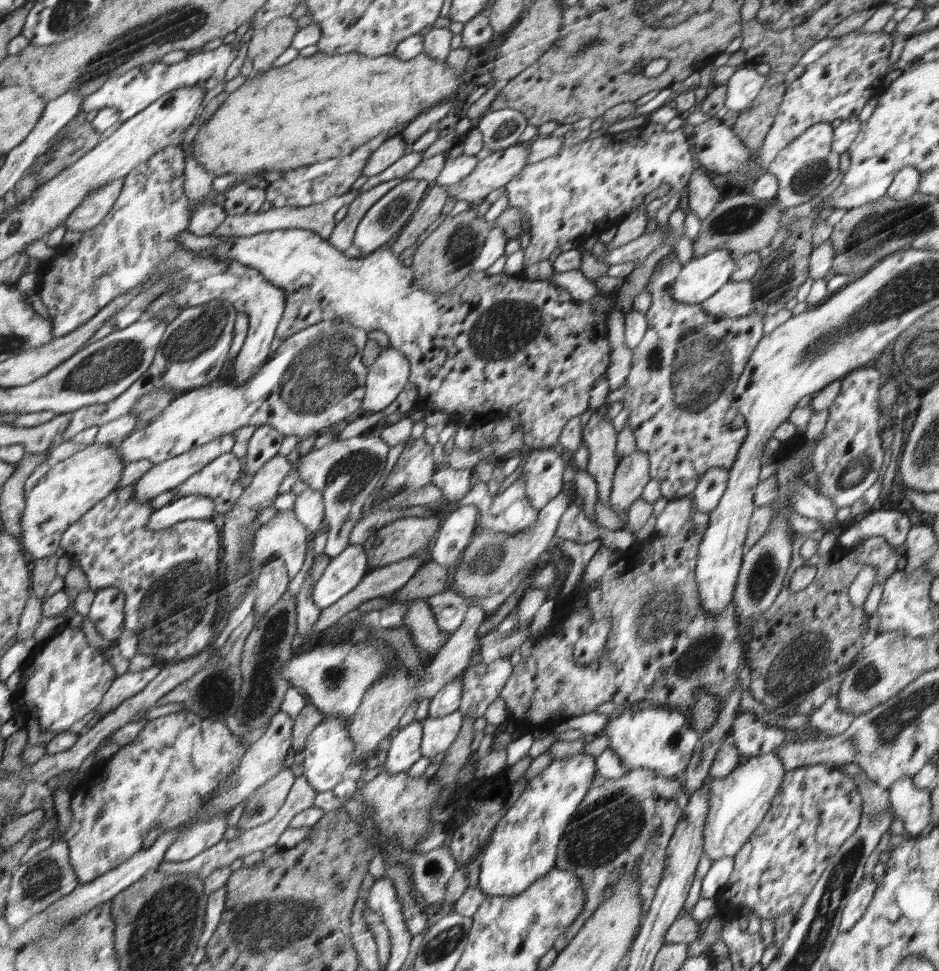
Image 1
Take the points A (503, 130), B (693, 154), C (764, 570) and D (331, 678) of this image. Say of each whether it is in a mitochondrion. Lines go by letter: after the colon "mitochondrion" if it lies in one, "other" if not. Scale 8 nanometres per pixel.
A: mitochondrion
B: other
C: mitochondrion
D: mitochondrion

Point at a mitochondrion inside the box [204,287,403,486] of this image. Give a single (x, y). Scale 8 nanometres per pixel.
(324, 373)

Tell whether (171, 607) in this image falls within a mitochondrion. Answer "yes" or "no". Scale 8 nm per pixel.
yes

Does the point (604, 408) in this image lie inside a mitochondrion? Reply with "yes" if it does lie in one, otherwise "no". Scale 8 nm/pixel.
no

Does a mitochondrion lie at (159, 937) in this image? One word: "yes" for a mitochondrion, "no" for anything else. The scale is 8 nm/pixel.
yes

